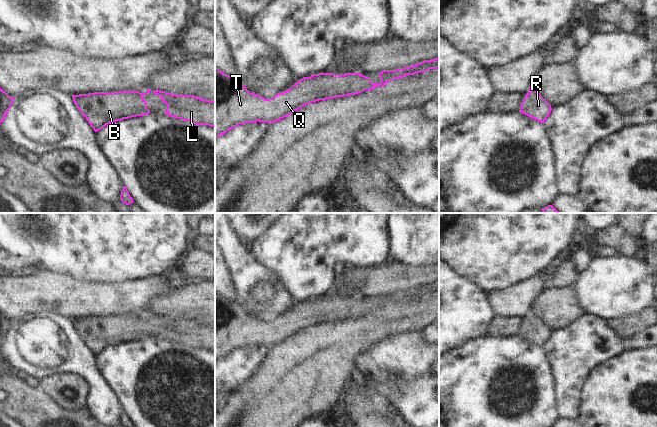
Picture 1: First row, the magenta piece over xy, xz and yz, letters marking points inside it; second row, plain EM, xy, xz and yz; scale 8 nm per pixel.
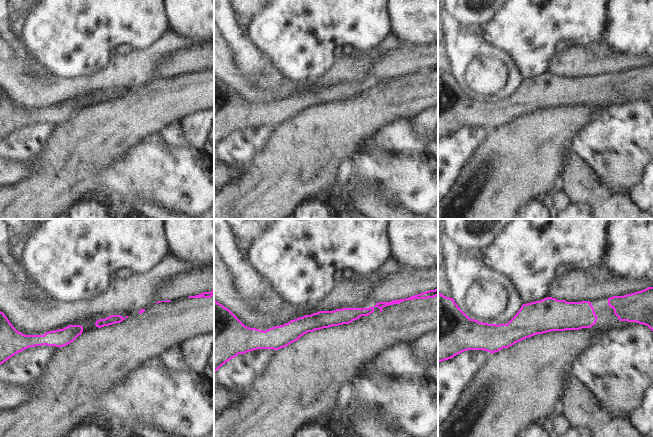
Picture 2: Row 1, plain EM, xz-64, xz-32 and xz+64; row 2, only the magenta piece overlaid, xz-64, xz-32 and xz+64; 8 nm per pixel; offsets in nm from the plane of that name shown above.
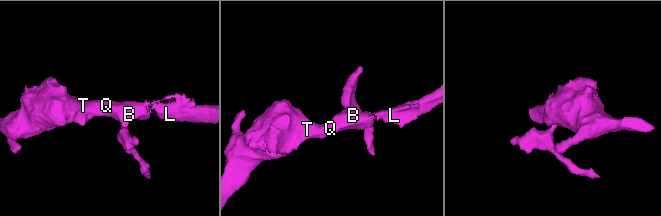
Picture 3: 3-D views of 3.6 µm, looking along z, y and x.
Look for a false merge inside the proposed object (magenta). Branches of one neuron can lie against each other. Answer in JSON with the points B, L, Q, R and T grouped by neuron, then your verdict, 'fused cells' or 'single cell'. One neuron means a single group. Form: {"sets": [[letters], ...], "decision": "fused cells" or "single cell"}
{"sets": [["B", "L", "Q", "R", "T"]], "decision": "single cell"}

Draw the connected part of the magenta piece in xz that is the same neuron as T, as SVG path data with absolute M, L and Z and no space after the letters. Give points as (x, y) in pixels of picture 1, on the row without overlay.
M439 281L424 284L404 292L382 294L378 297L380 301L379 307L373 307L368 300L366 301L360 297L333 298L321 296L312 298L310 301L303 301L289 313L266 323L261 319L250 317L246 313L245 308L223 297L215 290L215 363L230 353L235 352L238 348L256 345L274 347L311 326L358 318L365 314L372 314L378 309L383 311L393 303L435 292L439 292Z

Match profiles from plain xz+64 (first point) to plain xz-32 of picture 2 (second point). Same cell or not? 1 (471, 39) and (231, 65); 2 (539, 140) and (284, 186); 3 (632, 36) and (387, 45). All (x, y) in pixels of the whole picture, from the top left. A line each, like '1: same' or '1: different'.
1: different
2: same
3: different

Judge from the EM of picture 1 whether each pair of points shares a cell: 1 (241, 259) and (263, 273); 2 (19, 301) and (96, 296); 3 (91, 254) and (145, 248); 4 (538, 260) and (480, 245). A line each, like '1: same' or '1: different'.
1: same
2: same
3: same
4: same

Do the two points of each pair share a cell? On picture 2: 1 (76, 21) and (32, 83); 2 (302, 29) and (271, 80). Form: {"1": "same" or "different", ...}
{"1": "different", "2": "different"}

